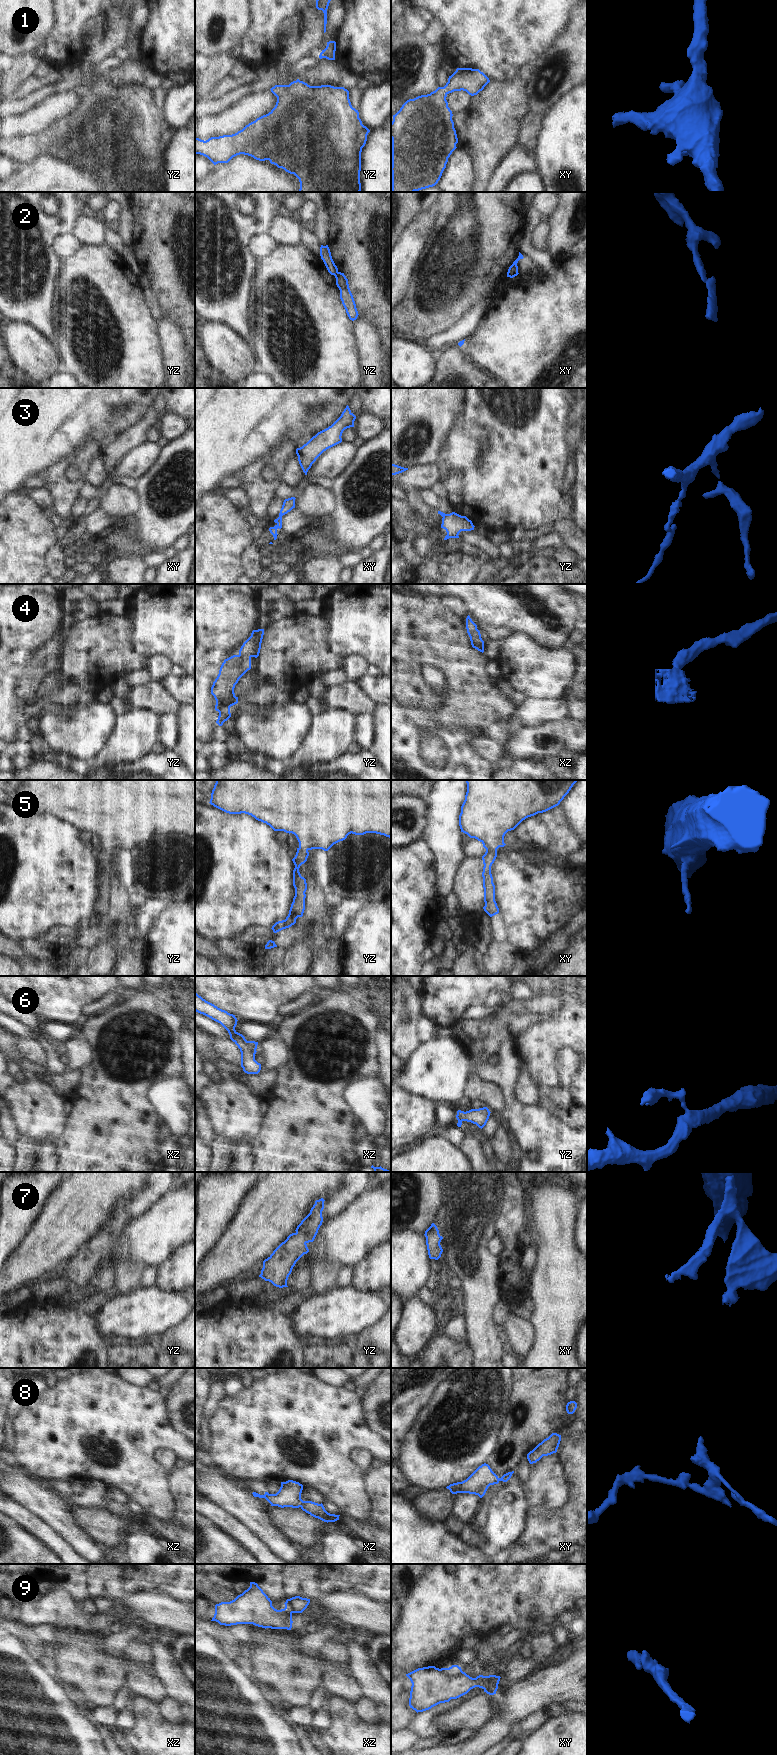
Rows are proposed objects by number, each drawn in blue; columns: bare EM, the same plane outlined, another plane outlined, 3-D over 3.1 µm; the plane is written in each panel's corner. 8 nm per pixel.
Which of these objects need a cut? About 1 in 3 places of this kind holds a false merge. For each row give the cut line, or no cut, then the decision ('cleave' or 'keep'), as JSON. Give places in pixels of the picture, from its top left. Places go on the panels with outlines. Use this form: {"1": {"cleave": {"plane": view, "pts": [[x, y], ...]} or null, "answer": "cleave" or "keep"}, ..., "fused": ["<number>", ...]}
{"1": {"cleave": null, "answer": "keep"}, "2": {"cleave": {"plane": "yz", "pts": [[338, 272], [334, 275]]}, "answer": "cleave"}, "3": {"cleave": null, "answer": "keep"}, "4": {"cleave": null, "answer": "keep"}, "5": {"cleave": null, "answer": "keep"}, "6": {"cleave": null, "answer": "keep"}, "7": {"cleave": null, "answer": "keep"}, "8": {"cleave": null, "answer": "keep"}, "9": {"cleave": {"plane": "xy", "pts": [[483, 1676], [486, 1682], [486, 1689], [484, 1691]]}, "answer": "cleave"}, "fused": ["2", "9"]}

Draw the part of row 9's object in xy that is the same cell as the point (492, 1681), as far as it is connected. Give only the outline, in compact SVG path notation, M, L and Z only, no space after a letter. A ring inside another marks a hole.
M489 1675L489 1676L484 1676L484 1678L487 1682L486 1690L484 1692L486 1692L489 1695L496 1694L501 1677L496 1675Z

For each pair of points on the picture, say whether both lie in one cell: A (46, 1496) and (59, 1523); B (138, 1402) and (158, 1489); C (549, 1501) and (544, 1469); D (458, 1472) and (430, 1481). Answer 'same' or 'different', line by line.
A: same
B: same
C: same
D: same

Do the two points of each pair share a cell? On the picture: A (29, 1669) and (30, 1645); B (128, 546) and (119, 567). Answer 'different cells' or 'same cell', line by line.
A: different cells
B: different cells

